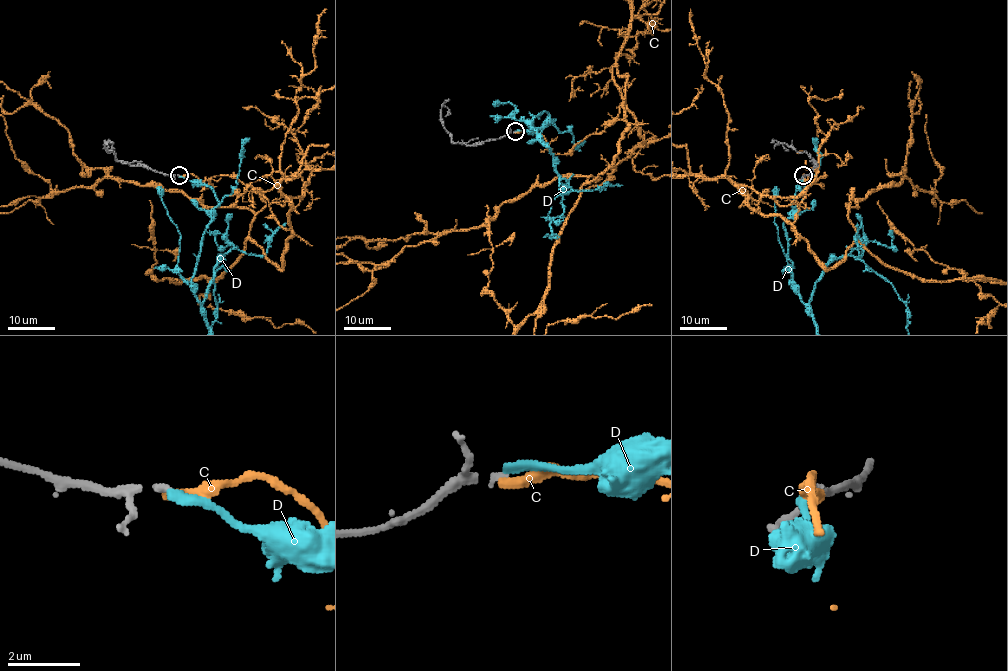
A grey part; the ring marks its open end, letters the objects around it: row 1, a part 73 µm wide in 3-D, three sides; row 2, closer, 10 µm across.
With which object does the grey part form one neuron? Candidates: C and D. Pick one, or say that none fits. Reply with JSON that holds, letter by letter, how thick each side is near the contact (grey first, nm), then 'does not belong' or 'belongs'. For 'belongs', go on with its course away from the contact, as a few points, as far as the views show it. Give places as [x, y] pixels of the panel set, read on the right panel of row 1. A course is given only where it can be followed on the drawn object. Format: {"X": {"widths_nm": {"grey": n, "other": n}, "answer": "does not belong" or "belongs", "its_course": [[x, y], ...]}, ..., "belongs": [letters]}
{"C": {"widths_nm": {"grey": 130, "other": 320}, "answer": "does not belong"}, "D": {"widths_nm": {"grey": 170, "other": 240}, "answer": "does not belong"}, "belongs": []}

